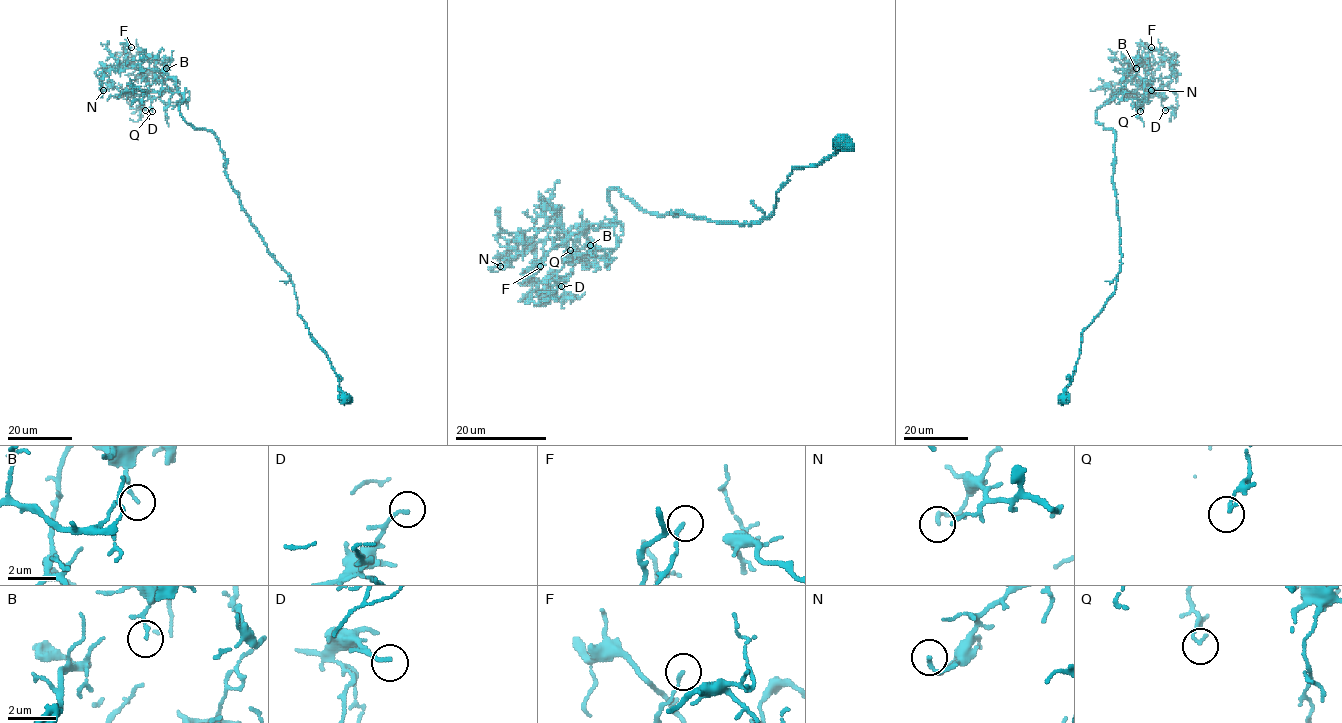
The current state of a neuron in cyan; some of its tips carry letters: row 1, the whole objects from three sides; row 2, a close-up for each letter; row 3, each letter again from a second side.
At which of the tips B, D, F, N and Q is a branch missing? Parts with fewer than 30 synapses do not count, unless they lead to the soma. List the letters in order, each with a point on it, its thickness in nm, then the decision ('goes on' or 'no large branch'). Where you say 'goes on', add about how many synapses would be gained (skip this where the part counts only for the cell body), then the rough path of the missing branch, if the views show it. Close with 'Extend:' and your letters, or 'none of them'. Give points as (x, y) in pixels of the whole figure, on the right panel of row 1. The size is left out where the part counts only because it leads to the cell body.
B: (1136, 68) | 130 nm | no large branch
D: (1165, 110) | 170 nm | no large branch
F: (1151, 47) | 140 nm | no large branch
N: (1151, 90) | 150 nm | no large branch
Q: (1140, 111) | 140 nm | no large branch
Extend: none of them

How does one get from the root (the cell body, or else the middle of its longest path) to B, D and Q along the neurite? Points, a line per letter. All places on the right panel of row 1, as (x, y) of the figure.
B: (1063, 397), (1081, 334), (1114, 292), (1121, 264), (1115, 133), (1096, 111), (1123, 93), (1136, 68)
D: (1063, 397), (1121, 264), (1115, 133), (1097, 108), (1139, 105), (1168, 84), (1177, 106), (1165, 110)
Q: (1063, 397), (1121, 264), (1115, 133), (1097, 108), (1142, 96), (1140, 111)

